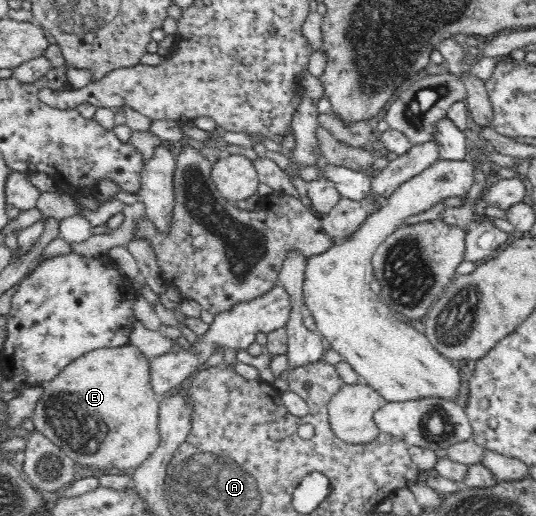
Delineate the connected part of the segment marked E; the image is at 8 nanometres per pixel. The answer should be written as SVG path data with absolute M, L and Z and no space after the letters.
M131 344L118 348L91 351L63 372L51 383L45 383L45 392L38 400L33 416L35 429L53 441L75 462L93 468L136 469L150 454L155 452L160 441L159 396L151 383L151 360Z

